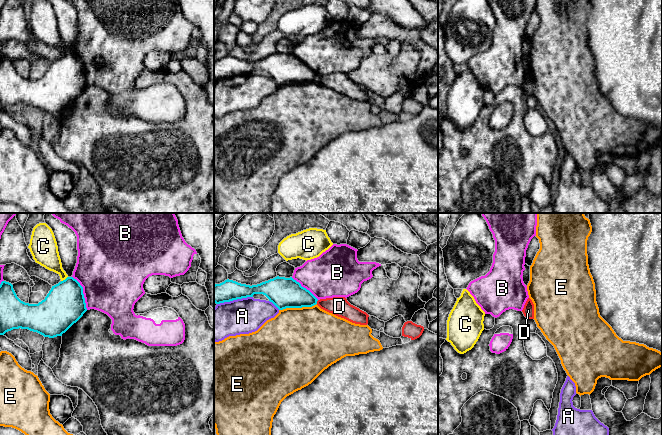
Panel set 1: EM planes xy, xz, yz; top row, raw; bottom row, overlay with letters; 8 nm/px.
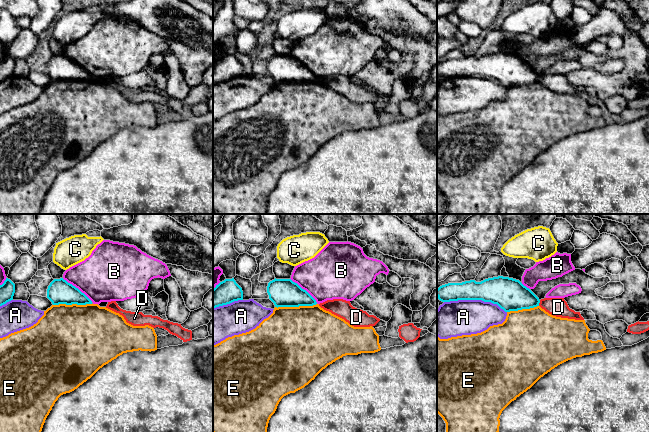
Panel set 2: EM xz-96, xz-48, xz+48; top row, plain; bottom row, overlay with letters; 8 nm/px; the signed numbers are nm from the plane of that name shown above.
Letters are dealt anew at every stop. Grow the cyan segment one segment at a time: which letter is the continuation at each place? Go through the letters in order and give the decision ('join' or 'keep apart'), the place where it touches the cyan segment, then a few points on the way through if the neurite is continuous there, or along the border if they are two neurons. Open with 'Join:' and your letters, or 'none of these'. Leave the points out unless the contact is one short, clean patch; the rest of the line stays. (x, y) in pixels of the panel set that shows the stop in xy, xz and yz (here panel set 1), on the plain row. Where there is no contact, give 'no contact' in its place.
Join: none of these
A: keep apart; contact xz (234, 75)
B: keep apart; contact xy (82, 69)
C: keep apart; contact xy (65, 55); border xy (67, 52), (61, 57)
D: keep apart; contact xz (316, 78); border xz (318, 76), (316, 79)
E: keep apart; contact xz (297, 83)

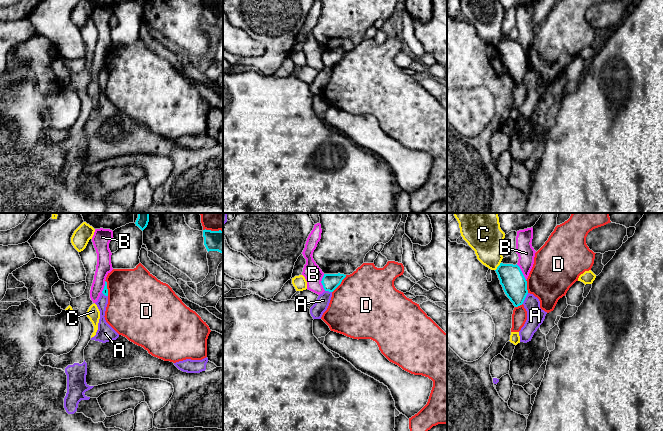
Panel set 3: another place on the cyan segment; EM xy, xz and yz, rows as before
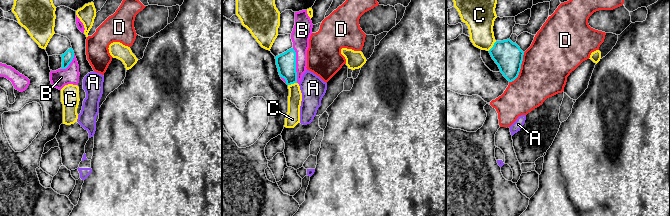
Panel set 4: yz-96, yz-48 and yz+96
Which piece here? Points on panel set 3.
Join: none of these
A: keep apart; contact yz (525, 73); border yz (528, 69), (522, 79)
B: keep apart; contact xz (321, 58); border xz (323, 50), (321, 60), (325, 66)
C: keep apart; contact yz (498, 42)
D: keep apart; contact xz (340, 59)

